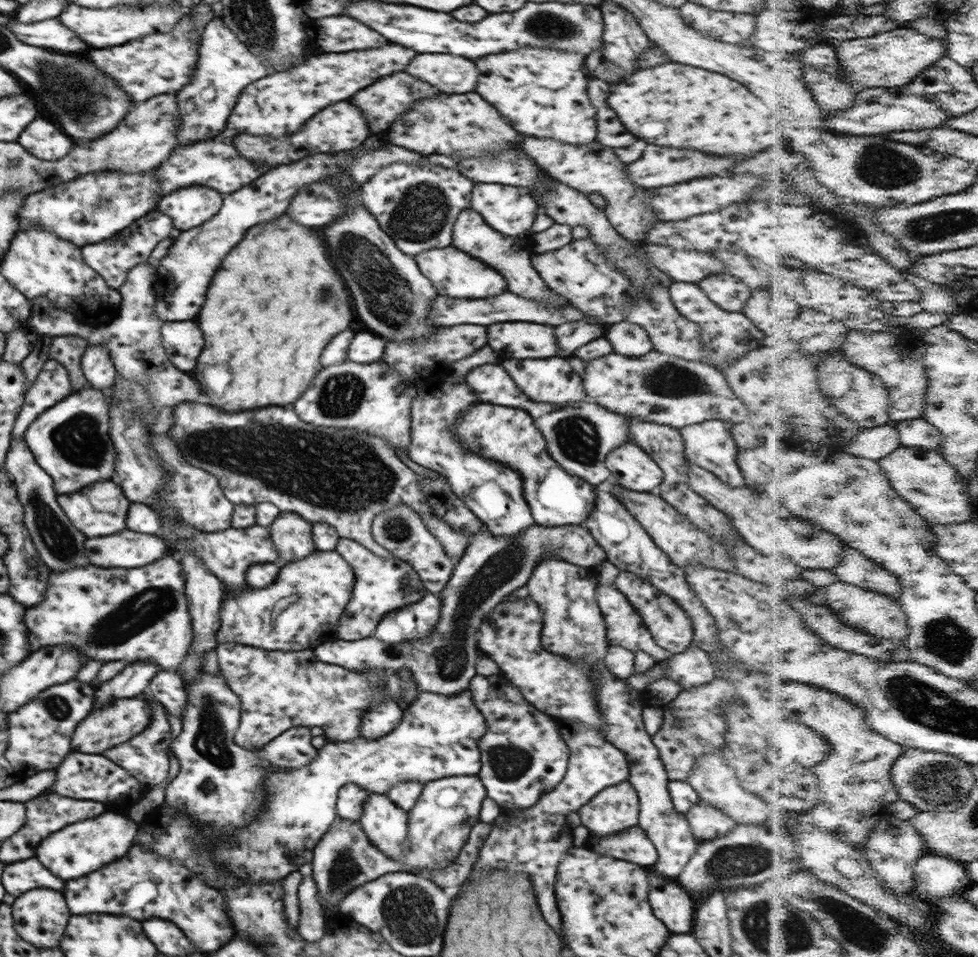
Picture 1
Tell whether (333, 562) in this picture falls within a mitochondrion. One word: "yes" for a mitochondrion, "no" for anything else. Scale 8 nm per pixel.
no

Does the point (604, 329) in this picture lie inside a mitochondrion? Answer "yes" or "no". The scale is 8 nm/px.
no

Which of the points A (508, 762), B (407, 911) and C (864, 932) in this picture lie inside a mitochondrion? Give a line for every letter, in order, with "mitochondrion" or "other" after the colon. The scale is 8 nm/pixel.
A: mitochondrion
B: mitochondrion
C: mitochondrion

